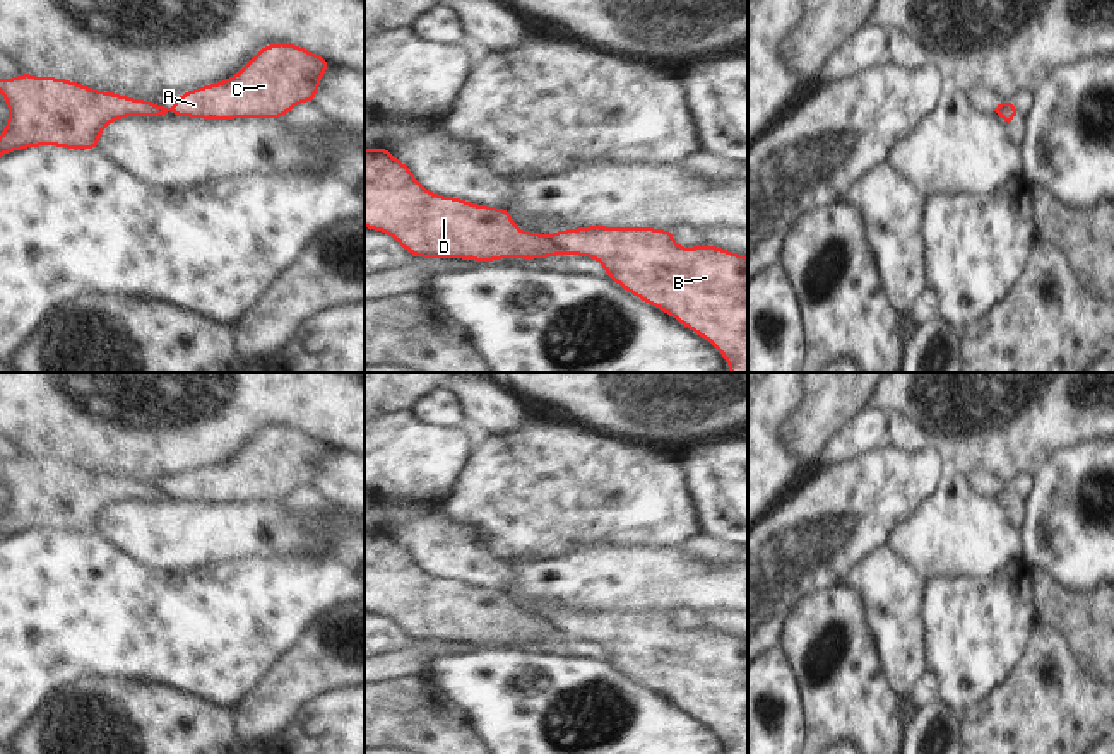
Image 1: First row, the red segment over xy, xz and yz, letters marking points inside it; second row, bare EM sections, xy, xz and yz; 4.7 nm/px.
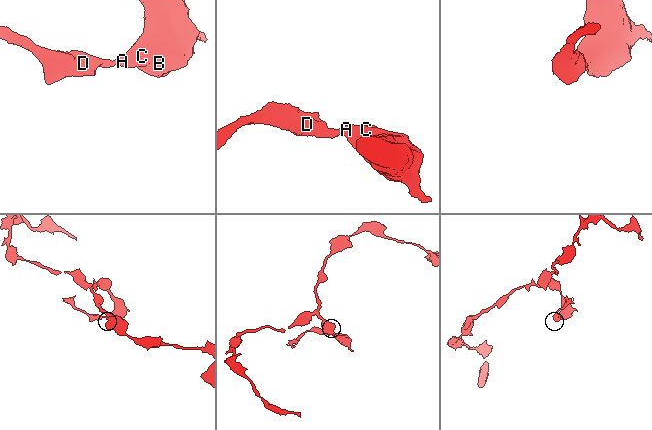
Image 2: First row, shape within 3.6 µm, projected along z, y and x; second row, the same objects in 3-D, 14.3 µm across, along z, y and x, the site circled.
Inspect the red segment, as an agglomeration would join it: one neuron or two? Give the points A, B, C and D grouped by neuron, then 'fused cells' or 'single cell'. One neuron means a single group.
groups A B C / D; fused cells

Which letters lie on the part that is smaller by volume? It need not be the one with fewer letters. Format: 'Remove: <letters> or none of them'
Remove: D

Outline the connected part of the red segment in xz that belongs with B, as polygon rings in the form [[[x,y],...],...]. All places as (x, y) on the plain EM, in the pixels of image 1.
[[[582,609],[558,612],[553,622],[560,638],[597,643],[606,651],[607,662],[703,720],[726,742],[729,754],[748,754],[748,639],[714,627],[681,631],[674,626],[674,612],[659,610]]]

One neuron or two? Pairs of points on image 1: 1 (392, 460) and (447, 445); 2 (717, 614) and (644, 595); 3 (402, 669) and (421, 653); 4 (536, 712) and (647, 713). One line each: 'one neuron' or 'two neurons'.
1: one neuron
2: two neurons
3: one neuron
4: one neuron

